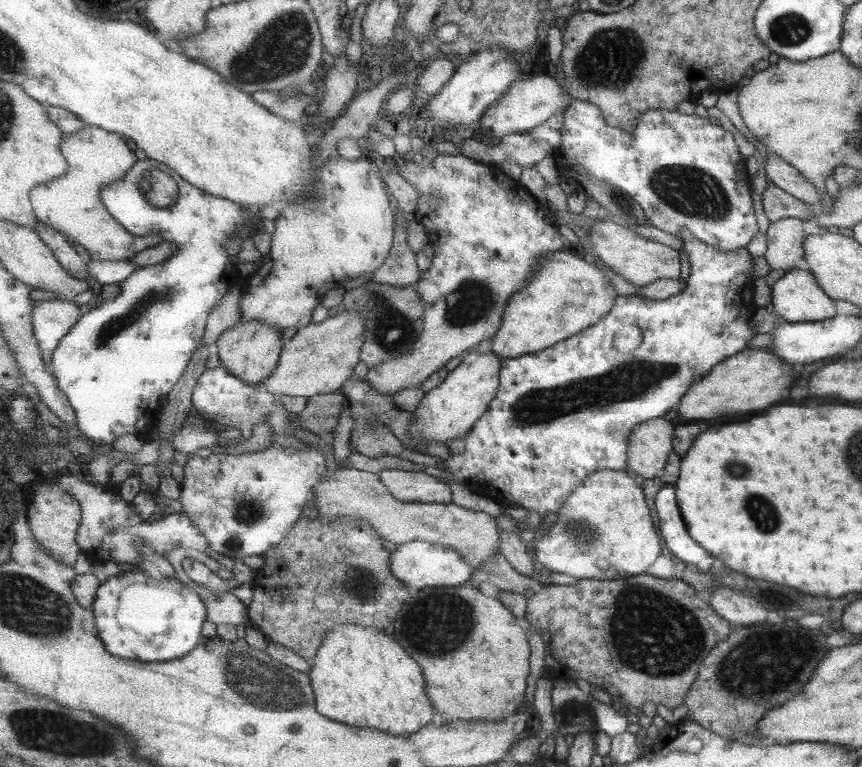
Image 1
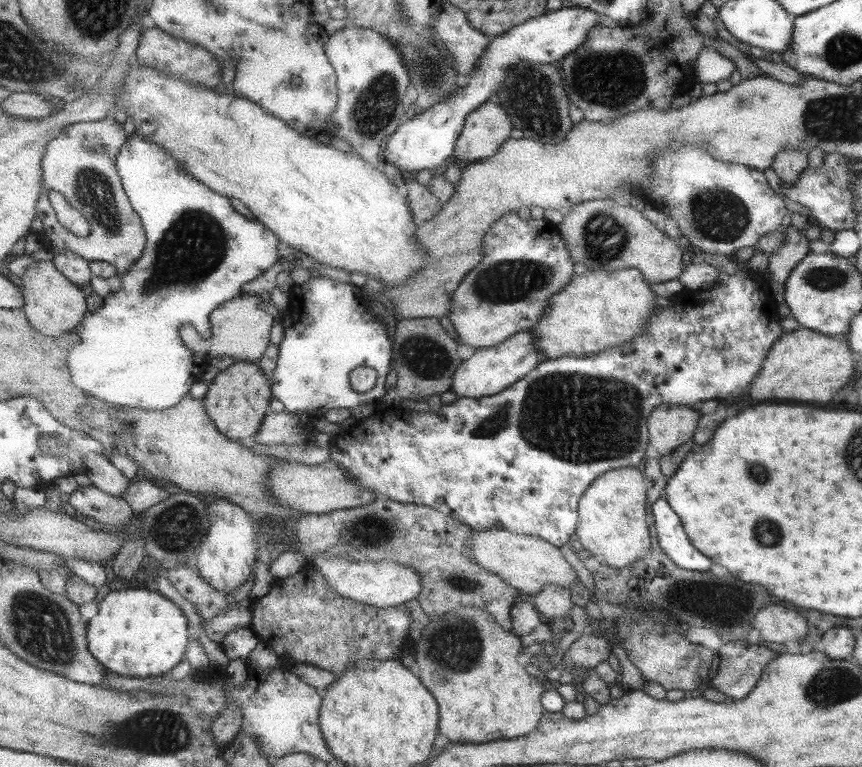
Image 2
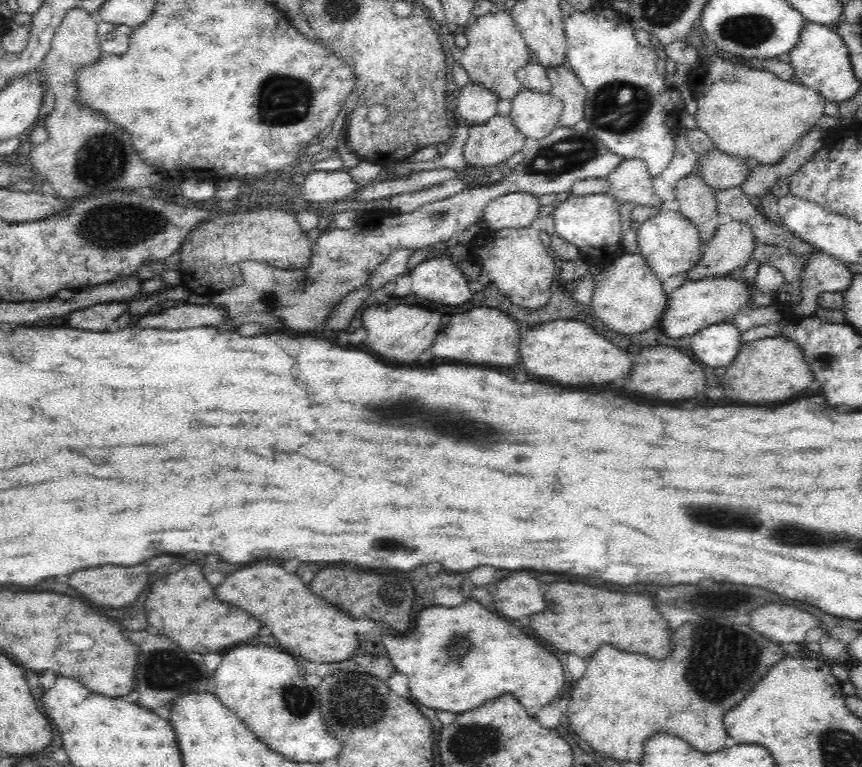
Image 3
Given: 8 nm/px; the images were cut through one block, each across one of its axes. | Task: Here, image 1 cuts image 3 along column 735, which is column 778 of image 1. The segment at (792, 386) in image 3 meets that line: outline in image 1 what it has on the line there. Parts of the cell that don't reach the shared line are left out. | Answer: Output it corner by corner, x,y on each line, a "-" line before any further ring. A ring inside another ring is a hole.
751,348
749,352
743,350
743,354
735,354
735,358
727,358
727,362
721,362
703,378
703,382
691,384
691,390
687,390
687,396
683,396
683,402
677,408
677,414
685,420
709,420
733,412
751,412
751,410
761,410
769,408
779,402
779,398
787,396
787,390
793,382
795,374
779,362
773,352
765,350
755,350

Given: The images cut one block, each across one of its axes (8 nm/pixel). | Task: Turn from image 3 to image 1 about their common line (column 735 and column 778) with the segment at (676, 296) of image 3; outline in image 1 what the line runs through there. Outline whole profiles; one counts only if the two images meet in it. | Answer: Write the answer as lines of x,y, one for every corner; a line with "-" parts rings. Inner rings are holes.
787,270
771,286
771,304
775,314
781,320
785,318
787,324
817,322
837,316
829,296
809,270

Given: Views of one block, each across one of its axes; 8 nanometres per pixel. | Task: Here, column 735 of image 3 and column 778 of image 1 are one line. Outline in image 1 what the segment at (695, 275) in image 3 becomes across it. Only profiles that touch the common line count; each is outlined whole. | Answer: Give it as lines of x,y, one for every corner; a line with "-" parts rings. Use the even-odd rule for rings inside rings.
789,218
771,222
767,228
767,250
763,254
769,270
793,270
797,260
803,260
803,226
801,220

